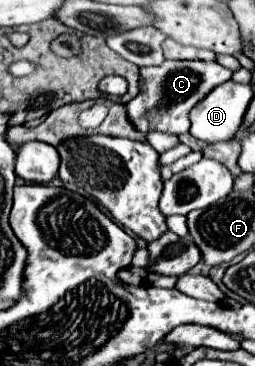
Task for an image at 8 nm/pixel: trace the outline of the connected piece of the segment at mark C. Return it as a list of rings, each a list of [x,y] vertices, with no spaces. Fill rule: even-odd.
[[[165,60],[161,66],[141,68],[141,92],[127,104],[129,122],[137,132],[149,134],[151,130],[181,136],[189,130],[189,110],[205,98],[215,86],[231,78],[231,70],[217,62],[189,62]]]

